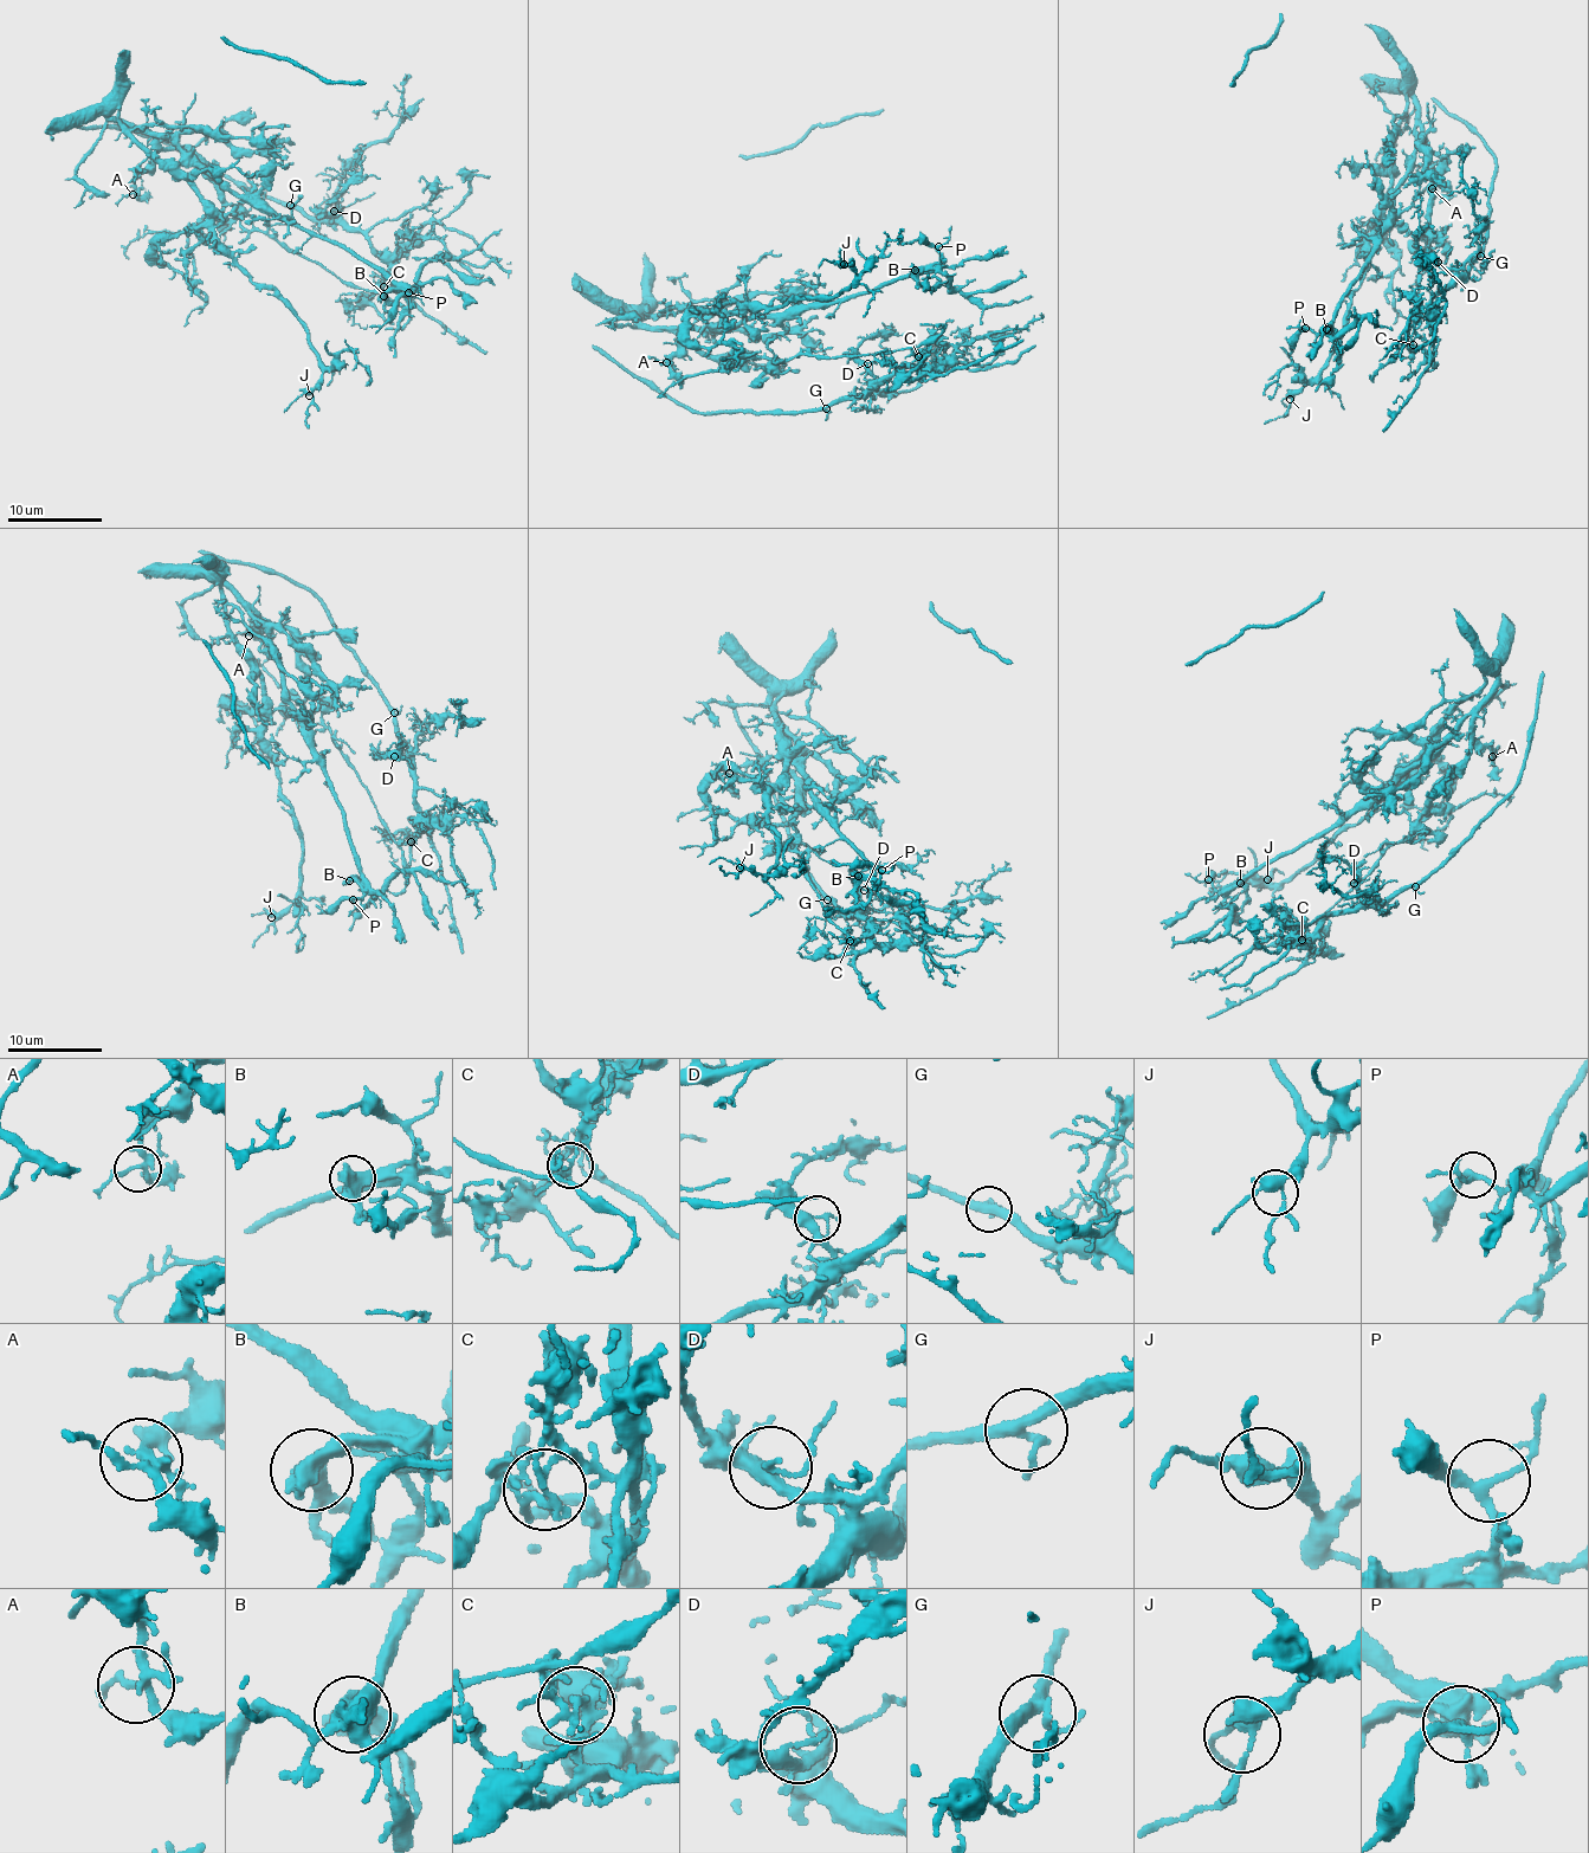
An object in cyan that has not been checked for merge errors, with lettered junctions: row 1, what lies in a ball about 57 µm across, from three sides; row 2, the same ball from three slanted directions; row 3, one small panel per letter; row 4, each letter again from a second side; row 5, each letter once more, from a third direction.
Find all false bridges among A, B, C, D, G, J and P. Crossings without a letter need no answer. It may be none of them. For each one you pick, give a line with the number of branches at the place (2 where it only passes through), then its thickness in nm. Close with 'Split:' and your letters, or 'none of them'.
C: 2 branches meet; 180 nm thick
Split: C

